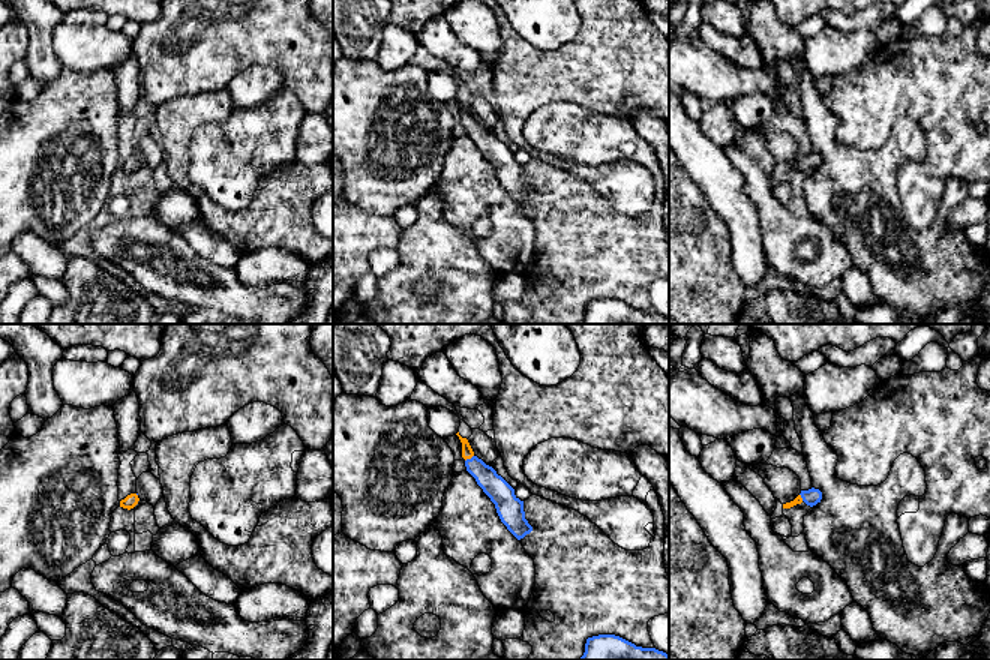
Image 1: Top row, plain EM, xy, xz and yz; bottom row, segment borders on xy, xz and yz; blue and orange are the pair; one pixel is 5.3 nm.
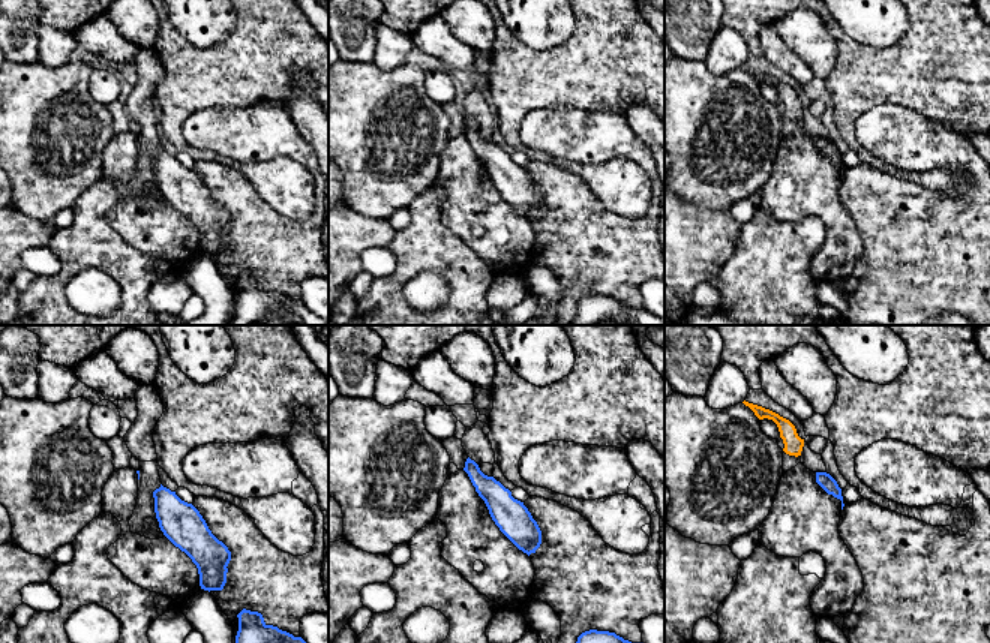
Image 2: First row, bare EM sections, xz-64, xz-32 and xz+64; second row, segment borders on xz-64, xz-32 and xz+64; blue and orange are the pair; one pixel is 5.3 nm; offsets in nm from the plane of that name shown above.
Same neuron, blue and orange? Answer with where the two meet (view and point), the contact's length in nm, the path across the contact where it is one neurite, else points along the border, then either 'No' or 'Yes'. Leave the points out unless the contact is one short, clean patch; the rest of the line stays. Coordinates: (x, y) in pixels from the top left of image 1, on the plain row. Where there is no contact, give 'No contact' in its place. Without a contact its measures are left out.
Touches blue at xz (468, 123). Shared border 60 nm. Path across: xz (500, 156), (468, 123), (467, 116). Yes

